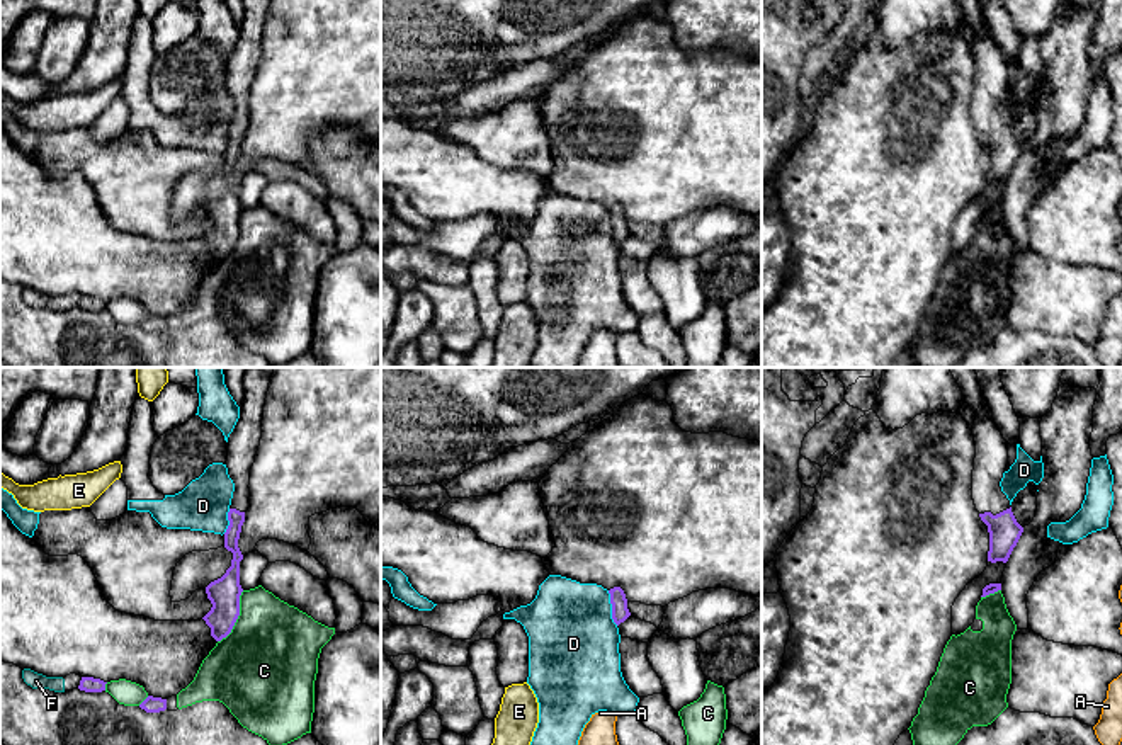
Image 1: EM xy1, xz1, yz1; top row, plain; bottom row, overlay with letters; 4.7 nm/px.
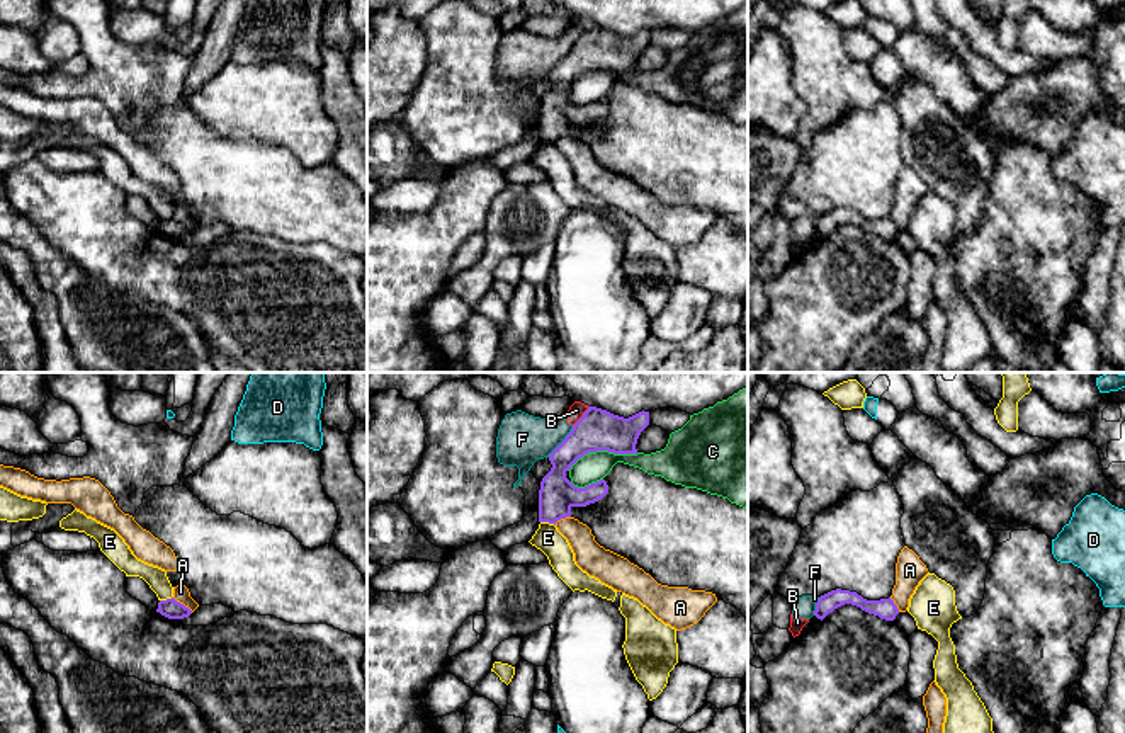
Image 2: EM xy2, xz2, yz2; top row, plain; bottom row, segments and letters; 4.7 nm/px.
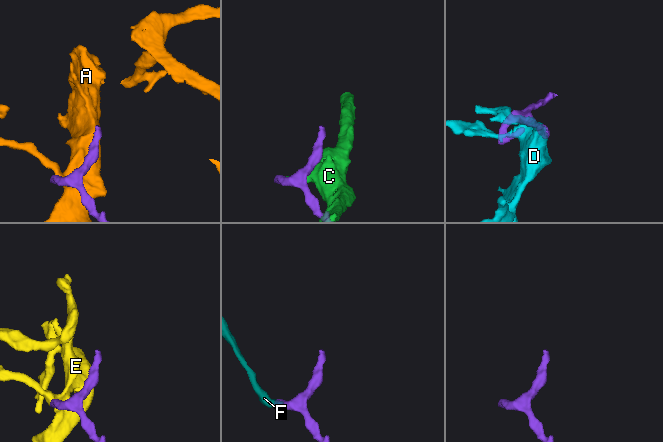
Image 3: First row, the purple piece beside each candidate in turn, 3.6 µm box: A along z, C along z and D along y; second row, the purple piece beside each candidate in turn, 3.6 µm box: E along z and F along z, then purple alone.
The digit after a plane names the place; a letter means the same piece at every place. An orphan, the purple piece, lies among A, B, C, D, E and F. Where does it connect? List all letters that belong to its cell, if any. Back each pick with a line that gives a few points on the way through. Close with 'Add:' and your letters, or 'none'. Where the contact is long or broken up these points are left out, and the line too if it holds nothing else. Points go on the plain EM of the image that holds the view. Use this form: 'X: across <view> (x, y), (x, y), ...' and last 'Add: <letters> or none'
Add: none

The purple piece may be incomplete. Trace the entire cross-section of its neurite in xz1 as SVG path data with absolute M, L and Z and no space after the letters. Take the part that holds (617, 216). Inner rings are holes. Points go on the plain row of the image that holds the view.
M620 206L610 208L609 213L610 213L610 223L612 223L612 238L619 245L631 235L627 228L627 218Z

